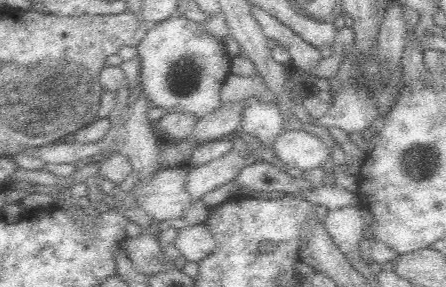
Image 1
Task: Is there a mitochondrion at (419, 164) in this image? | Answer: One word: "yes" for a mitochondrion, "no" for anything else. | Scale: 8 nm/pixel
yes

